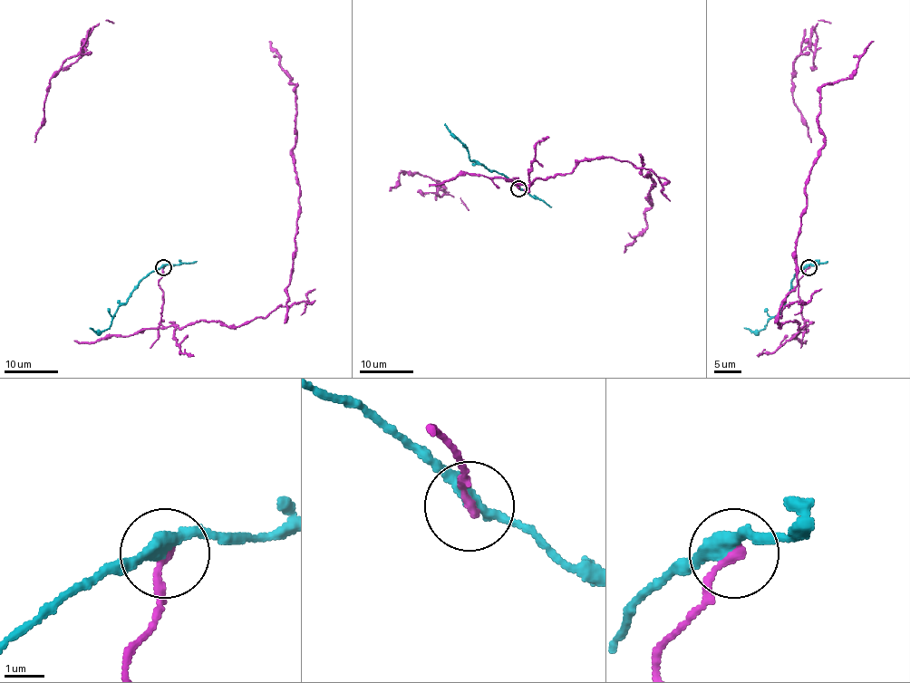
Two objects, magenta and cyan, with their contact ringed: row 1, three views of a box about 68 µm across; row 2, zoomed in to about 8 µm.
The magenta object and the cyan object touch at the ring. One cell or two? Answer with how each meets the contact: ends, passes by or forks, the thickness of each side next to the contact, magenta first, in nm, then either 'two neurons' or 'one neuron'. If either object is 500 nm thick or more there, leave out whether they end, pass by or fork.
magenta ends; cyan passes by; calibres 200 and 340 nm; two neurons

